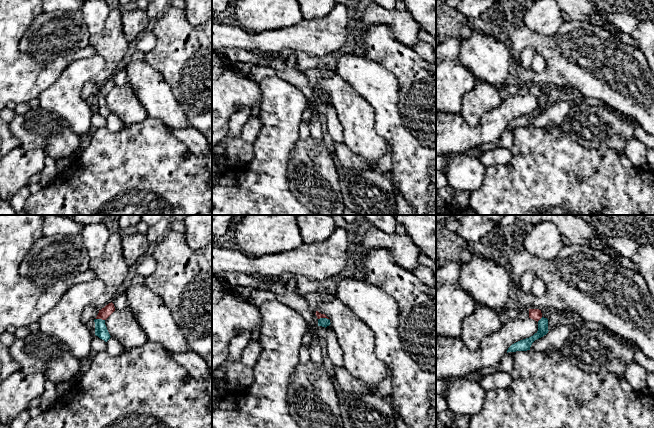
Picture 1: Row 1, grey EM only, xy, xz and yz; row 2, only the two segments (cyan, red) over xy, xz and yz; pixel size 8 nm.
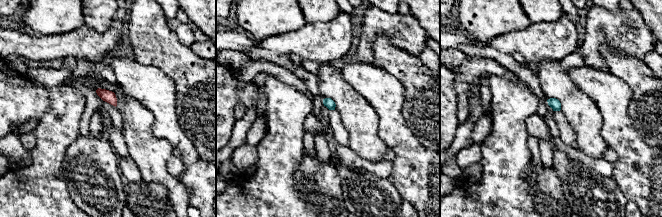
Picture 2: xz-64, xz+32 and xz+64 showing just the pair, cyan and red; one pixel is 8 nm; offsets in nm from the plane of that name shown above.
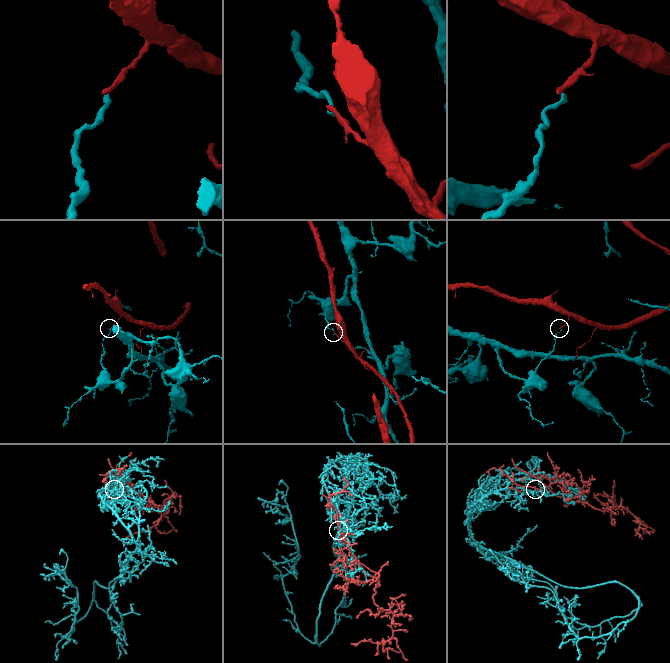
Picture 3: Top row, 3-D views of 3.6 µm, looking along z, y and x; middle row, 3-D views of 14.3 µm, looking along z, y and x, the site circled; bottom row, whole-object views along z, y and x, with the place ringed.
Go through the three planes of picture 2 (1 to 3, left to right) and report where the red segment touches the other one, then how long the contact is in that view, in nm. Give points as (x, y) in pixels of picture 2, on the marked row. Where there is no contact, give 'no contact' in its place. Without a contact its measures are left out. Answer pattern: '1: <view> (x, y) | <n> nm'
1: no contact
2: no contact
3: no contact

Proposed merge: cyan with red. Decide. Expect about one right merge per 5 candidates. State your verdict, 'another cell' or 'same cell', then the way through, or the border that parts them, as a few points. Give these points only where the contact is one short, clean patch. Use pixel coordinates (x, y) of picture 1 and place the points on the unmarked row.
another cell; border along xy (96, 94), (104, 96)

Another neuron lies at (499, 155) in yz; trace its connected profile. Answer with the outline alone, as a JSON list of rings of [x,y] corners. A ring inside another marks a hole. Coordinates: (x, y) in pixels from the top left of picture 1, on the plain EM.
[[[496,146],[492,150],[481,153],[479,160],[487,168],[493,165],[507,165],[510,163],[511,157],[510,149]]]

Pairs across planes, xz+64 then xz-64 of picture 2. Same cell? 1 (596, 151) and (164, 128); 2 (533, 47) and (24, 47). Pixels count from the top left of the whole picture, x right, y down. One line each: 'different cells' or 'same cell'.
1: different cells
2: same cell

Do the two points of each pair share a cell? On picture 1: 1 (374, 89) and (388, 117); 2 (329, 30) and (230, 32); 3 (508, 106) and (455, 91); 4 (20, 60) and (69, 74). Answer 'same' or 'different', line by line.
1: same
2: same
3: different
4: different

